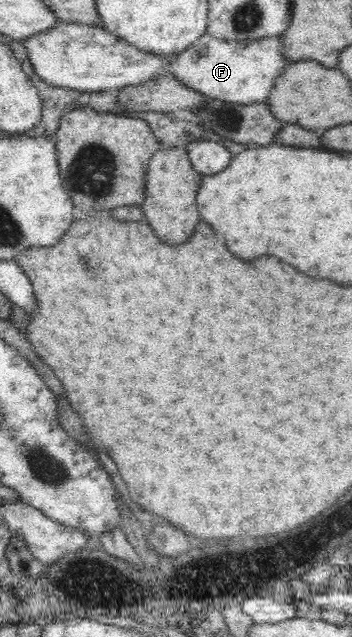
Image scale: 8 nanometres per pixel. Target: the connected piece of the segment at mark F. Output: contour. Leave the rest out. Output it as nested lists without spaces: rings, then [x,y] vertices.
[[[203,33],[195,43],[171,57],[169,69],[181,84],[201,93],[205,99],[239,102],[265,101],[275,77],[285,67],[277,37],[254,40],[223,40]]]

